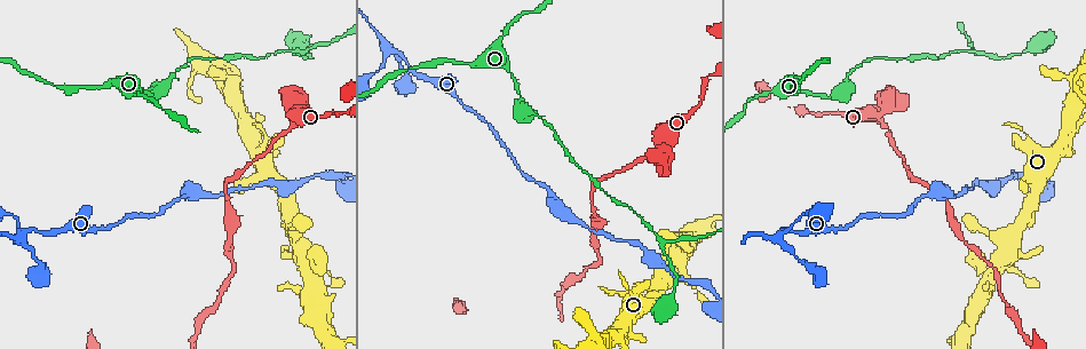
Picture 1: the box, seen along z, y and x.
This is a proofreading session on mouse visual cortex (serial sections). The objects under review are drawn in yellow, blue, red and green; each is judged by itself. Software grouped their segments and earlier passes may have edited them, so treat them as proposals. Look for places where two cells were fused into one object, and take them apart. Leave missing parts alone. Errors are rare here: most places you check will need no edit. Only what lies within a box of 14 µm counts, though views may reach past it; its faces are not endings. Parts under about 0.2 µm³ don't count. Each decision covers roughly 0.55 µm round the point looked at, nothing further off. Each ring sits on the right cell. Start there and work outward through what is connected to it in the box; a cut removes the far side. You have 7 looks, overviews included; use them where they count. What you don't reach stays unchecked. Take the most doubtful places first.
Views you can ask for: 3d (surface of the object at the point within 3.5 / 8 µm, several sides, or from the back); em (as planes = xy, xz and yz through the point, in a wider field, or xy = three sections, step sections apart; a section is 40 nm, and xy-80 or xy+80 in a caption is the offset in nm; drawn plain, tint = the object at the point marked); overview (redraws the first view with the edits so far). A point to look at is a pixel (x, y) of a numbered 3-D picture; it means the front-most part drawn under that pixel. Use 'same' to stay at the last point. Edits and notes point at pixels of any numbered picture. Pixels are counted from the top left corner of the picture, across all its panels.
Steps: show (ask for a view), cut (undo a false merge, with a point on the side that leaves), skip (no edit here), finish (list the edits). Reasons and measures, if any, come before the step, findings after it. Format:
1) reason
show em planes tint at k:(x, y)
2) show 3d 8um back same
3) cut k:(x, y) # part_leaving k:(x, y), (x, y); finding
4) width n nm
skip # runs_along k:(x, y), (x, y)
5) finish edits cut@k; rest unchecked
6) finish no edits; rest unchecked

abrupt turn
show 3d 3.5um at 1:(783, 232)

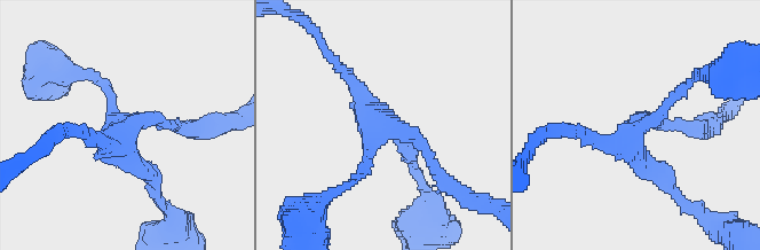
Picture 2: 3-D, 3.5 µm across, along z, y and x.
arms 4; arm_widths 150, 150, 250, 300 nm; now the EM
show em planes tint at 2:(397, 126)

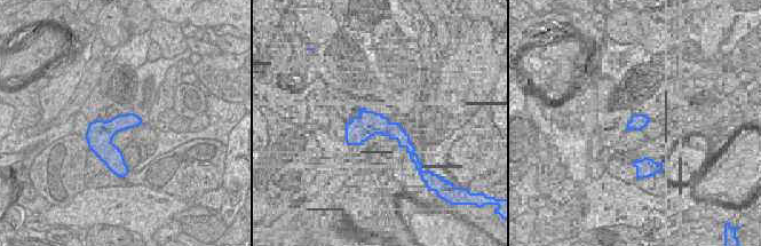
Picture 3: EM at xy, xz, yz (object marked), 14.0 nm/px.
width 260 nm
skip # runs_along 2:(444, 180), (422, 145), (380, 118), (402, 142); all the same cell

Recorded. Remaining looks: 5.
arms part here
show 3d 3.5um at 1:(662, 239)

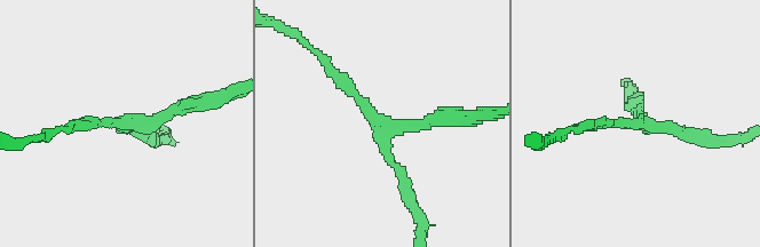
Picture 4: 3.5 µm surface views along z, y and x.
show em xy step 1 tint at 4:(123, 125)

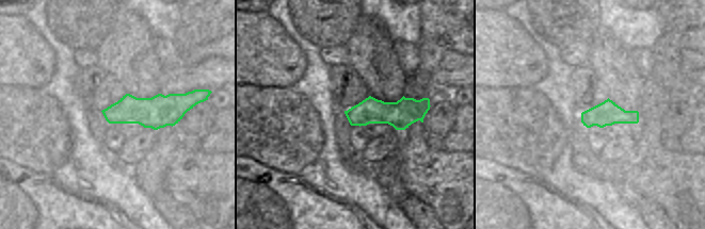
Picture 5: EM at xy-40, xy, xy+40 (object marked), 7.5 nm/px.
arm_widths 150, 150, 150 nm
skip # one cell here

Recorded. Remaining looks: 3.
thin neck
show 3d 3.5um at 1:(285, 111)

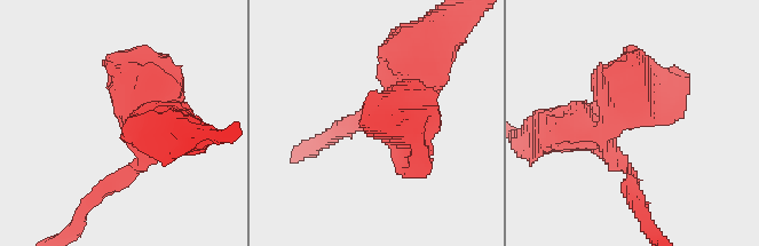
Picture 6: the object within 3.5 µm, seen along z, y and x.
show em planes tint at 6:(124, 121)

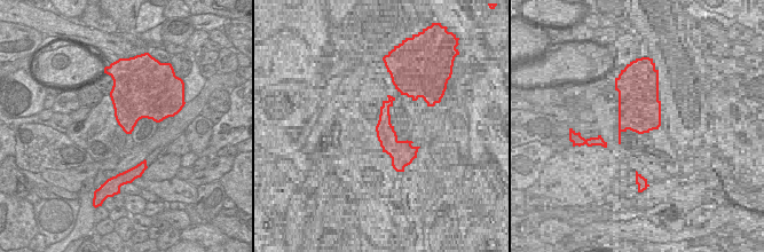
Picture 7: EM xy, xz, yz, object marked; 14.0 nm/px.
skip # runs_along 6:(556, 129), (665, 101); continuous, no second cell

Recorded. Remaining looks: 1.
finish no edits; rest unchecked

